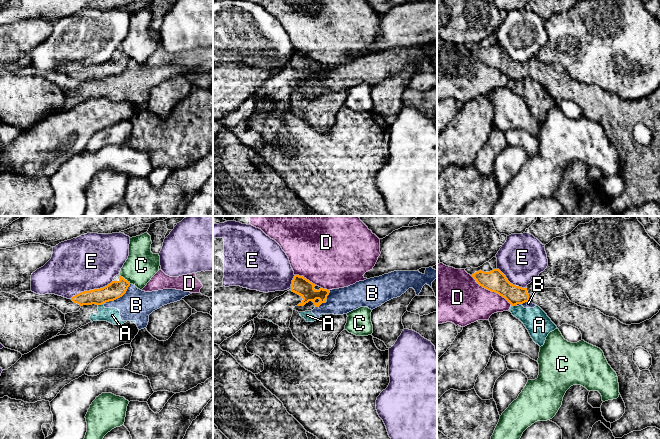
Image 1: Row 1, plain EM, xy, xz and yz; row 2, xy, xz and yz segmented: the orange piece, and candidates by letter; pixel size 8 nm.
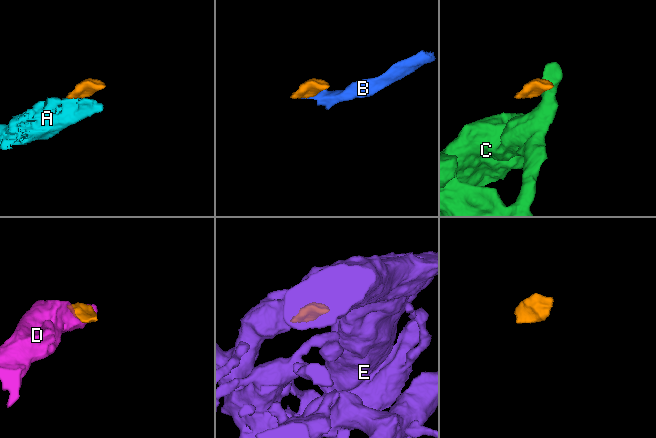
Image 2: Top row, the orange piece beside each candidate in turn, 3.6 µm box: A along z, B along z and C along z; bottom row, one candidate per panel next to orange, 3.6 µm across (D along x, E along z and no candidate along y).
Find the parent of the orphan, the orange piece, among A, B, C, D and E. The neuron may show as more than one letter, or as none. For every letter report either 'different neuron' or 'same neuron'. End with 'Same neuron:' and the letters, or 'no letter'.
A: different neuron
B: different neuron
C: different neuron
D: different neuron
E: different neuron
Same neuron: no letter

